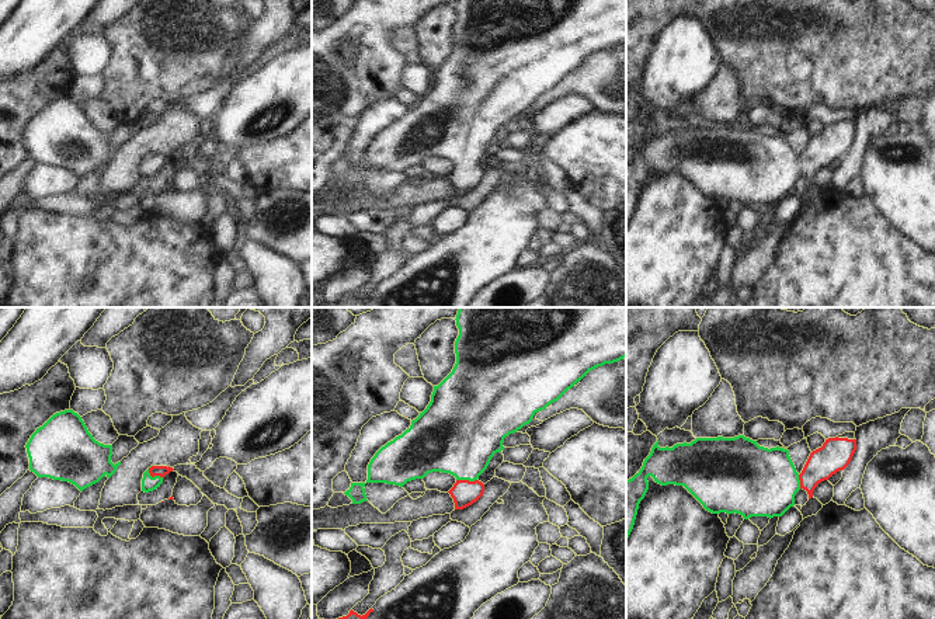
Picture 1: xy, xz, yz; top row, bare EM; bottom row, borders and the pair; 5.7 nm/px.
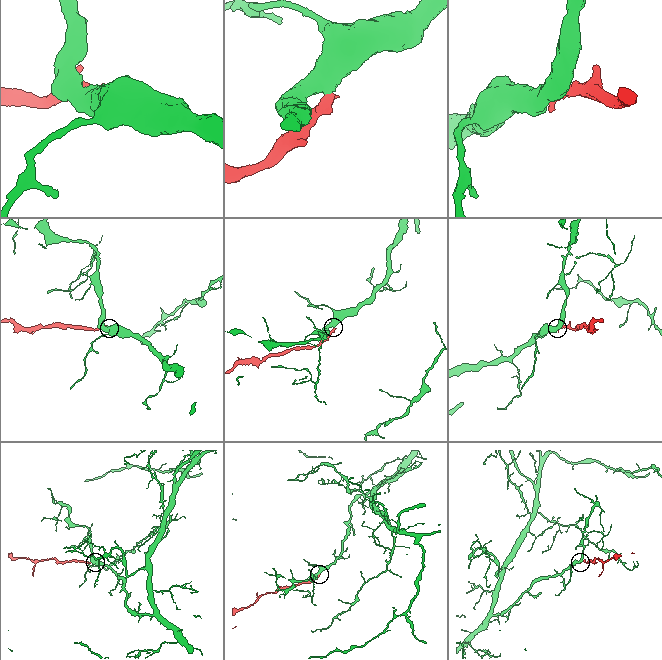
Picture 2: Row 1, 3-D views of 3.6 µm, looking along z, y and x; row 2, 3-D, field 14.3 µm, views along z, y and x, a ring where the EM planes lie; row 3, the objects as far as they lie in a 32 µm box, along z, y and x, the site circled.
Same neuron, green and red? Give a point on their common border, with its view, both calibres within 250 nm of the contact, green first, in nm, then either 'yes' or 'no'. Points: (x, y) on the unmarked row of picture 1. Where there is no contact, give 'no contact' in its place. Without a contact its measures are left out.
meets green in xy at (155, 162); 90 nm thick on the green side, 60 nm on the other; yes

